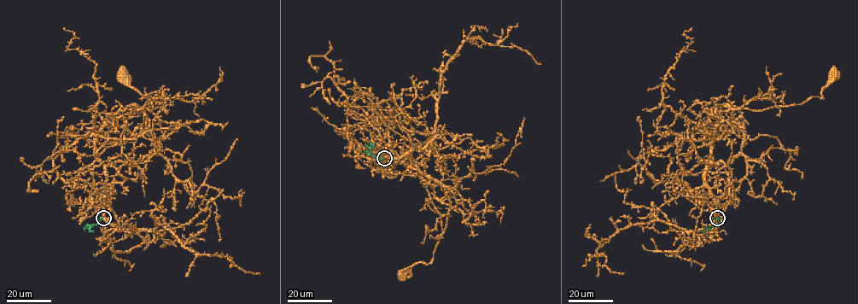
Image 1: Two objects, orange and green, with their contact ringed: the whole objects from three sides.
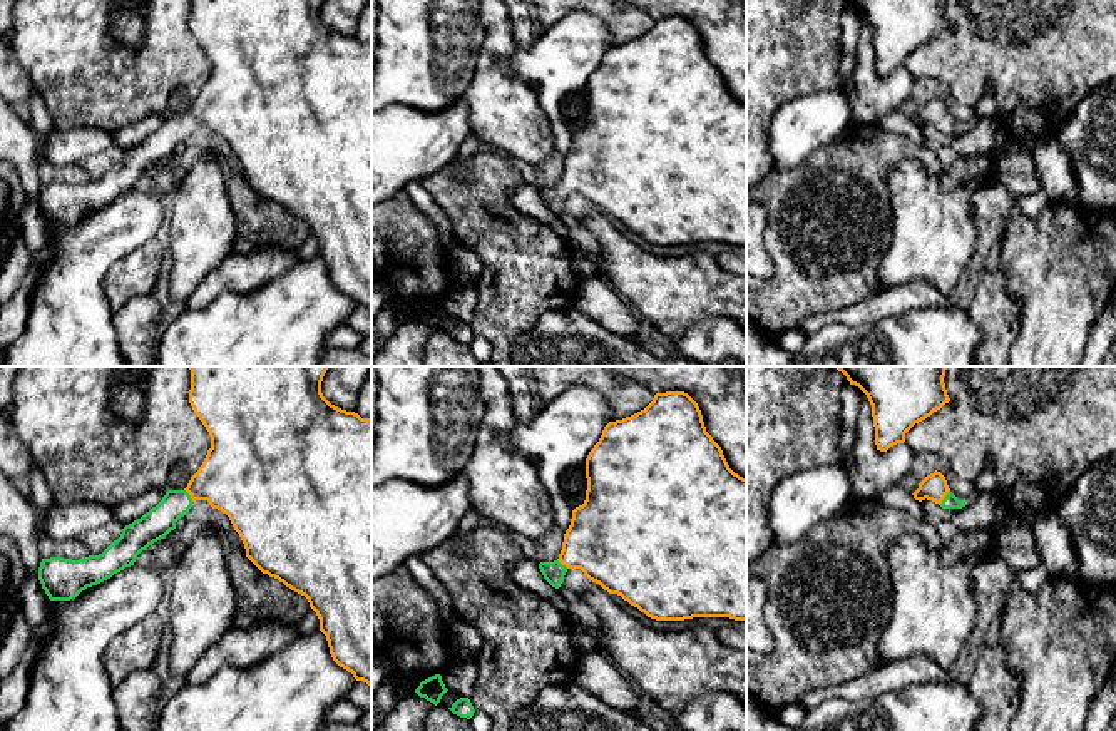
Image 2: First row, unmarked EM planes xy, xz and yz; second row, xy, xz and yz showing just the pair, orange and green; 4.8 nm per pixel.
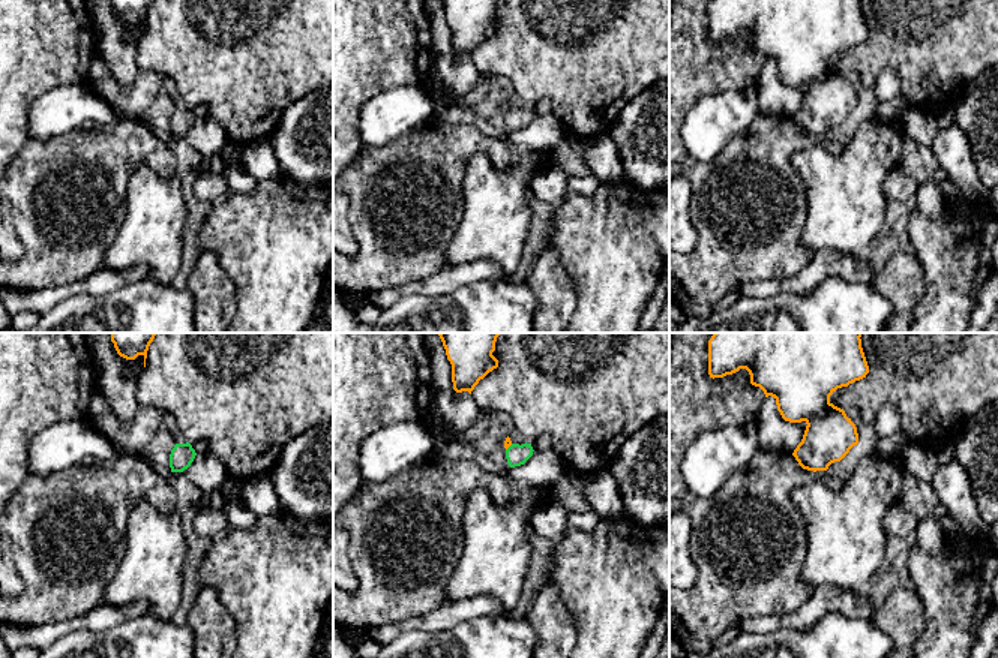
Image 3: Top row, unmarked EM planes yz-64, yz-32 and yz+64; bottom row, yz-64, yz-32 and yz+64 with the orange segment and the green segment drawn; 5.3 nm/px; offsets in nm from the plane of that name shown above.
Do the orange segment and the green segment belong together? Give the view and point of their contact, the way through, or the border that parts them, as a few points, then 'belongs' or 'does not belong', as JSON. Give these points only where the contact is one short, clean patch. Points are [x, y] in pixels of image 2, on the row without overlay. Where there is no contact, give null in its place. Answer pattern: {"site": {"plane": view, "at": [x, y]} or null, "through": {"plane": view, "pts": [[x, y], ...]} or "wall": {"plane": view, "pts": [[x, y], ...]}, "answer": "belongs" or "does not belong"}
{"site": {"plane": "yz", "at": [944, 122]}, "through": {"plane": "yz", "pts": [[934, 112], [944, 122], [951, 126]]}, "answer": "belongs"}

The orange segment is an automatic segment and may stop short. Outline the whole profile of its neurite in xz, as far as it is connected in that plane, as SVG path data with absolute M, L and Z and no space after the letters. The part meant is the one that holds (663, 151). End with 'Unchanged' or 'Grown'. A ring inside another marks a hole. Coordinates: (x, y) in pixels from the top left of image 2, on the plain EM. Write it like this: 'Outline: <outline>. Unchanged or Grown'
Outline: M656 18L644 35L609 47L586 84L586 104L586 125L572 135L559 184L539 189L552 212L561 212L569 194L581 194L589 206L656 246L729 243L746 248L746 104L729 94L688 18Z. Grown

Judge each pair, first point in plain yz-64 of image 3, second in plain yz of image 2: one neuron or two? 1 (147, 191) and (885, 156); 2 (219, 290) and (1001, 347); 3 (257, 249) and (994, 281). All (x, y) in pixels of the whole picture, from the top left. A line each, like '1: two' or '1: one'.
1: two
2: one
3: two

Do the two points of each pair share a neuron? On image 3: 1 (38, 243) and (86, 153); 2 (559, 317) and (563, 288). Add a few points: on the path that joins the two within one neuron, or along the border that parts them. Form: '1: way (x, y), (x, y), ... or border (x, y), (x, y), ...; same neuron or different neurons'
1: way (32, 215), (32, 185), (50, 167), (57, 167); same neuron
2: way (559, 309), (559, 296); same neuron

